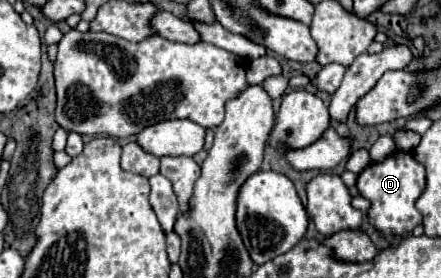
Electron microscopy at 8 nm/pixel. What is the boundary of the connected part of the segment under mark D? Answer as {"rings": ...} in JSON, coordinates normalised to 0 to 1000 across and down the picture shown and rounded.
{"rings":[[[896,543],[882,565],[873,565],[859,586],[837,586],[814,629],[810,629],[810,680],[814,701],[841,723],[841,745],[832,759],[837,802],[868,845],[923,845],[946,809],[955,809],[955,766],[941,745],[941,723],[964,687],[964,601],[937,565],[937,550],[923,543]]]}

